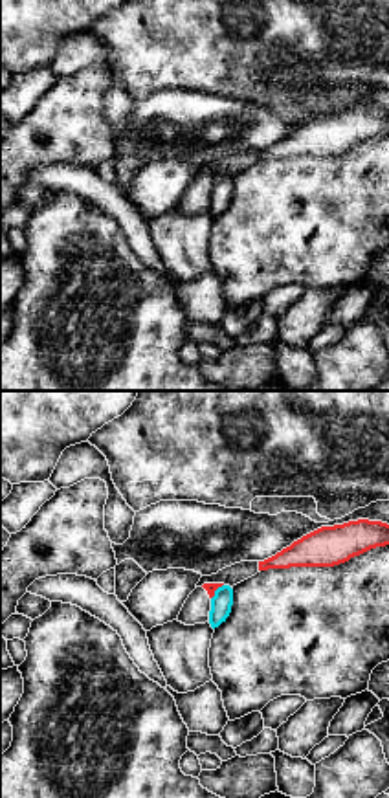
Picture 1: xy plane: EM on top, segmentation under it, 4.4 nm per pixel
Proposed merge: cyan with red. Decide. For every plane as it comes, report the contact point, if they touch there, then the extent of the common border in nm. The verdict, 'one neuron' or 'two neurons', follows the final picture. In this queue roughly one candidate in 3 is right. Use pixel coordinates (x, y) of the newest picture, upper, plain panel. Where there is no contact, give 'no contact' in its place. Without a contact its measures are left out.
contact (215, 180); length 90 nm

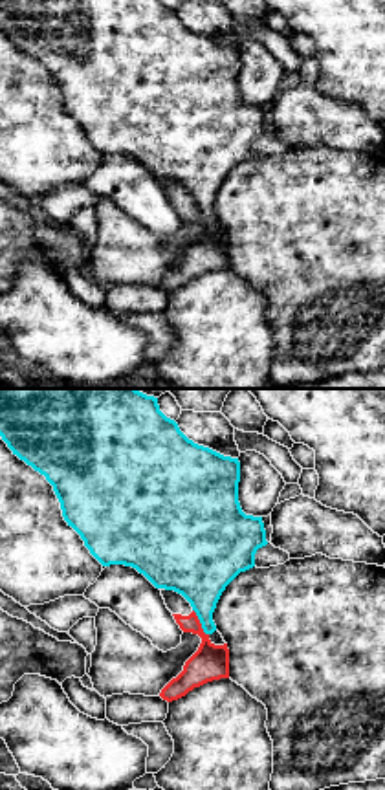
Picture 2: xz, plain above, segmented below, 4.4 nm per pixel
contact (200, 211); length 140 nm

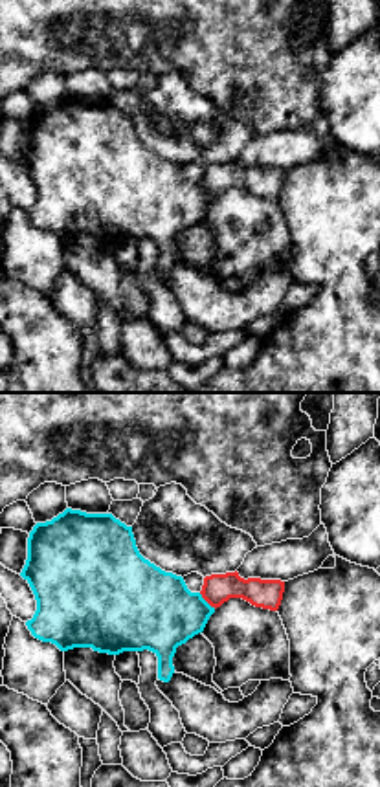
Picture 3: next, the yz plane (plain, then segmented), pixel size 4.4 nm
contact (206, 191); length 100 nm

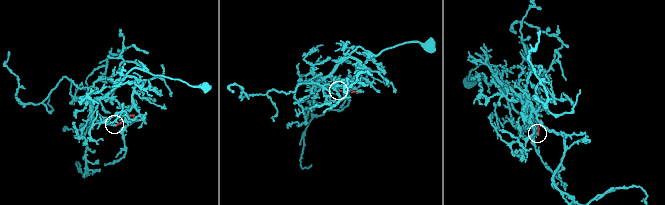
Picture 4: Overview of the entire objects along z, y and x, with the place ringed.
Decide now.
two neurons

